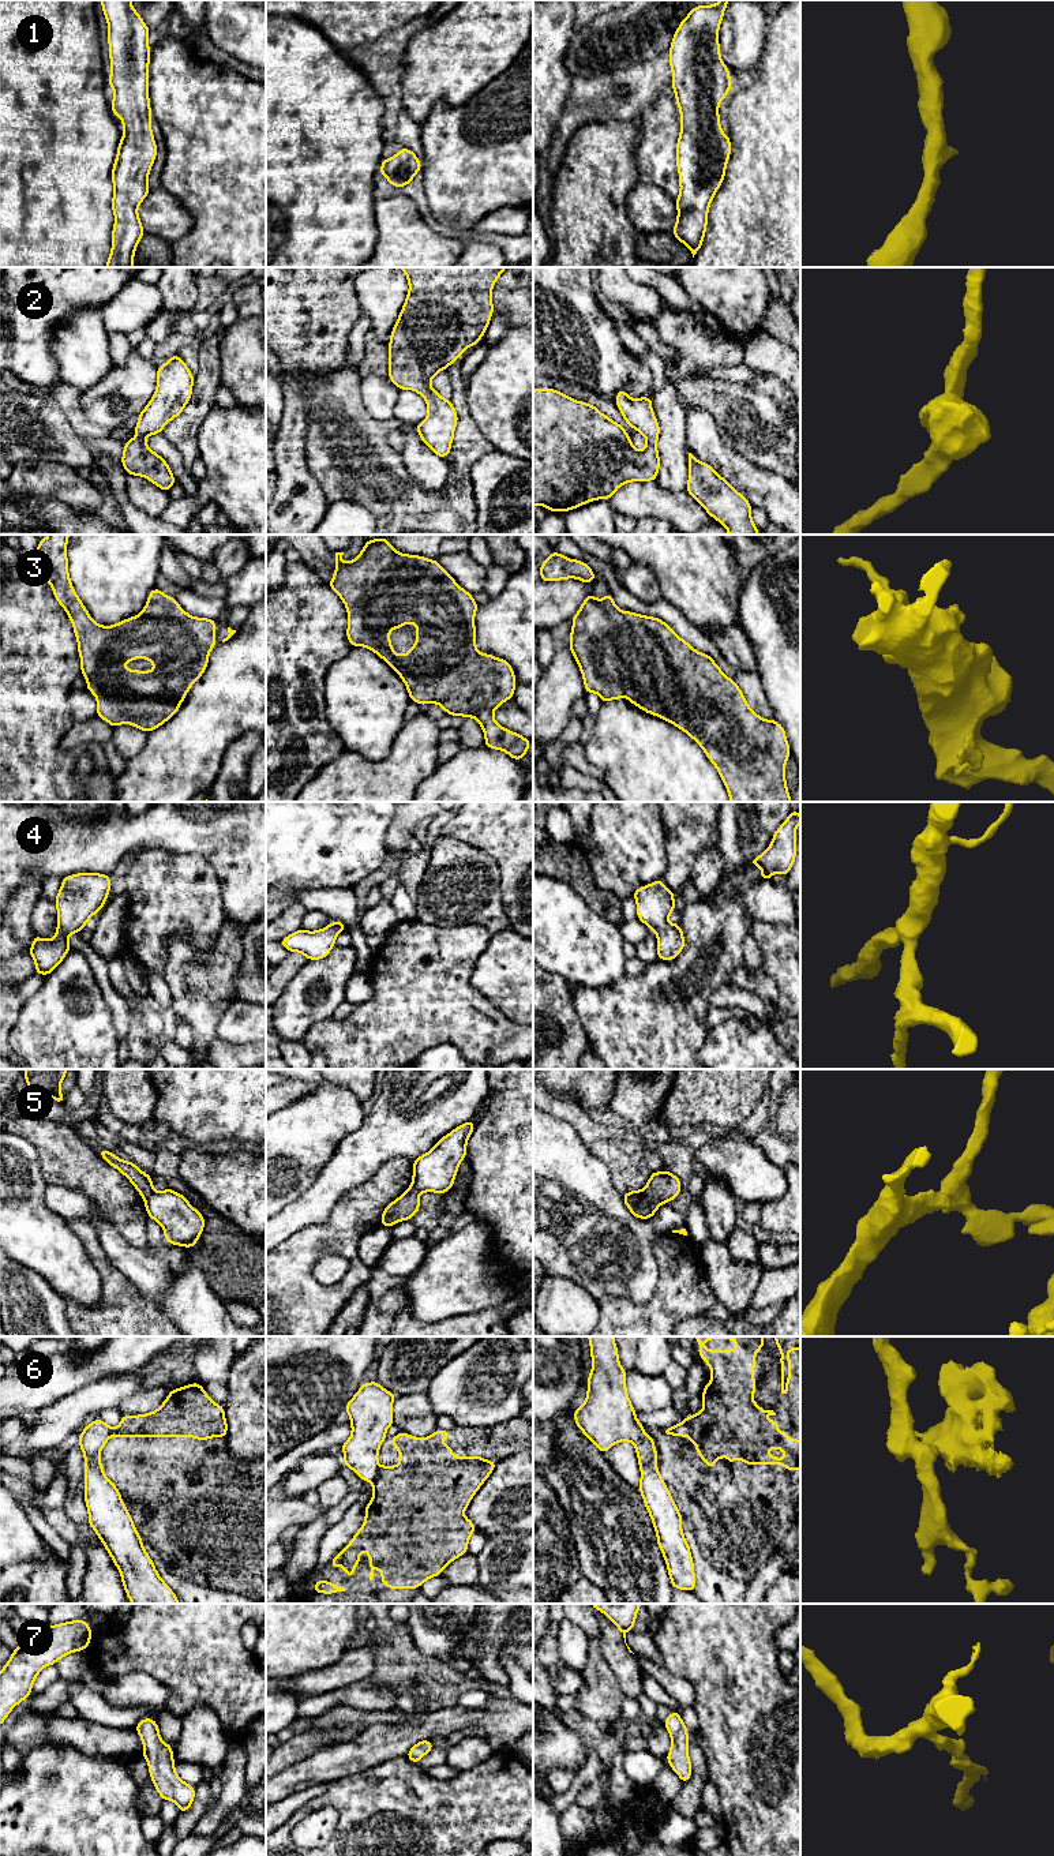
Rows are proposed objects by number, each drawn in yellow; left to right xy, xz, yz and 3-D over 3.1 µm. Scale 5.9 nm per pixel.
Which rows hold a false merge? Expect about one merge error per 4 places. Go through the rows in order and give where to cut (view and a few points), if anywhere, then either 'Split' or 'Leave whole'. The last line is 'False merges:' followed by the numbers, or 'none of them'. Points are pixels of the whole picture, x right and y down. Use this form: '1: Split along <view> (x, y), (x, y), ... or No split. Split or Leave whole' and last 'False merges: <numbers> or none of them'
1: No split. Leave whole
2: No split. Leave whole
3: No split. Leave whole
4: No split. Leave whole
5: Split along yz (644, 1189), (659, 1204). Split
6: Split along xz (379, 1466), (379, 1474), (375, 1478). Split
7: No split. Leave whole
False merges: 5, 6

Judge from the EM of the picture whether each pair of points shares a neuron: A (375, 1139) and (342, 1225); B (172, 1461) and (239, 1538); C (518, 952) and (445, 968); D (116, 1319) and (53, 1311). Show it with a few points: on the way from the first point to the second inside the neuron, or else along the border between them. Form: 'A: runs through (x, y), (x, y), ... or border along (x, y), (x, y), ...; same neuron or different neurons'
A: border along (382, 1165), (366, 1181), (348, 1189), (333, 1206); different neurons
B: runs through (180, 1480), (220, 1519); same neuron
C: border along (492, 934), (471, 978), (471, 985), (479, 993); different neurons
D: border along (64, 1300), (64, 1312), (68, 1322); different neurons

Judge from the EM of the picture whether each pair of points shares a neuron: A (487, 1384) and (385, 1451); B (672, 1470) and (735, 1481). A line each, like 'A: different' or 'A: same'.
A: different
B: same

